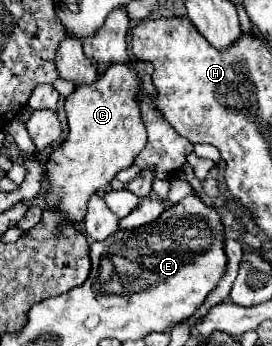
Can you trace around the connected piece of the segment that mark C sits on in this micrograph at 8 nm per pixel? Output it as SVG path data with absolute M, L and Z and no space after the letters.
M131 63L111 65L95 83L75 87L75 91L65 99L69 135L51 151L45 163L45 179L49 189L43 193L43 199L51 209L63 213L67 223L77 225L83 221L89 197L107 187L115 175L121 169L127 169L143 149L145 125L137 103L139 85L139 75Z

